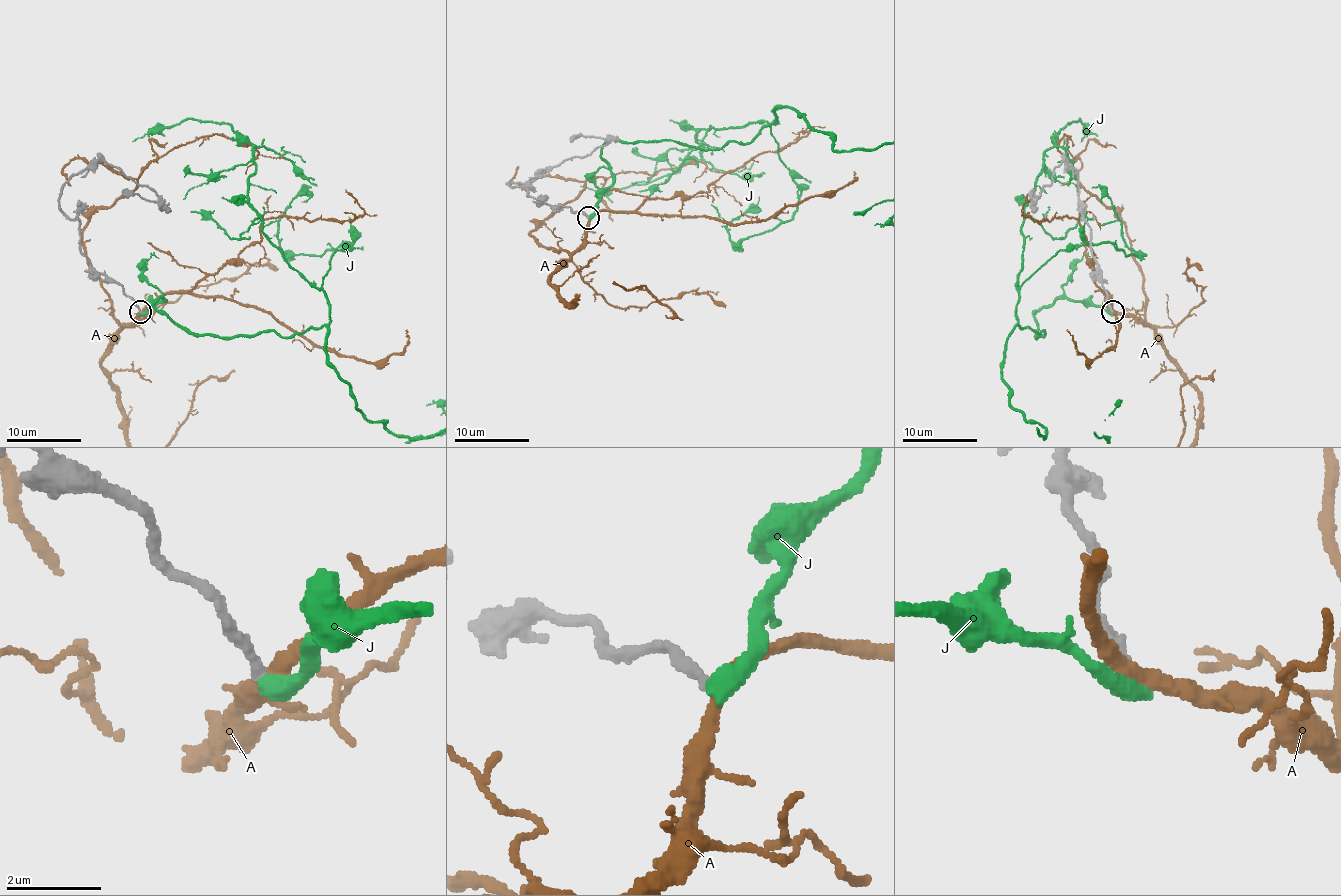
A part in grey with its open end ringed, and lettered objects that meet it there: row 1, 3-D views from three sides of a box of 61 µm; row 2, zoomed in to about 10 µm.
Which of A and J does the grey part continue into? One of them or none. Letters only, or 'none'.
none

